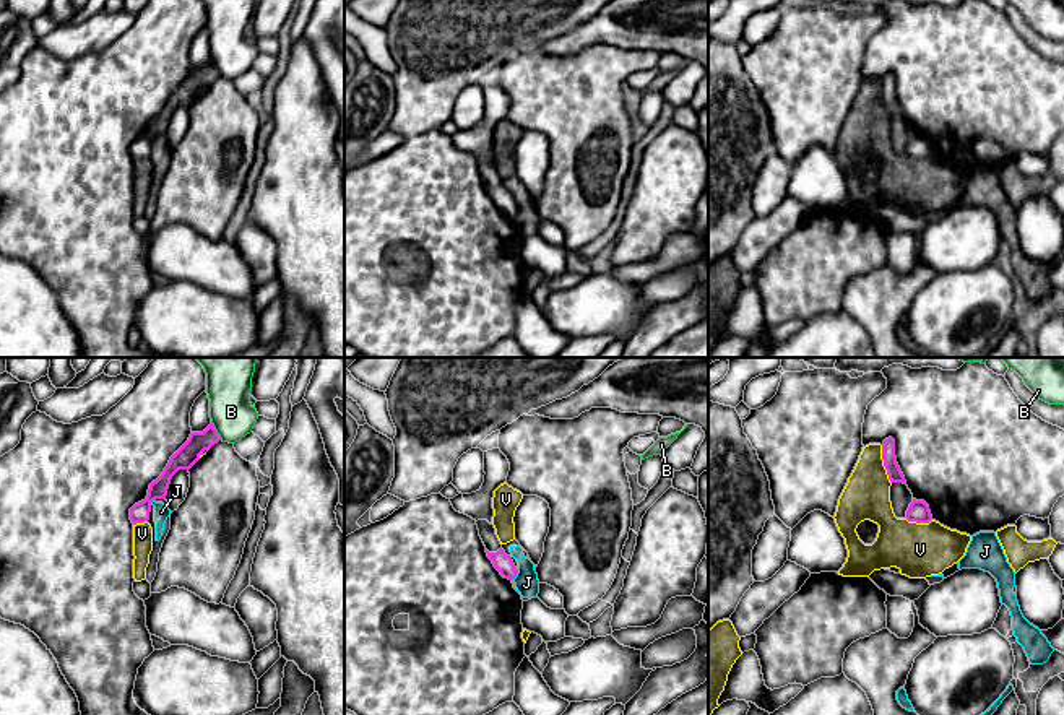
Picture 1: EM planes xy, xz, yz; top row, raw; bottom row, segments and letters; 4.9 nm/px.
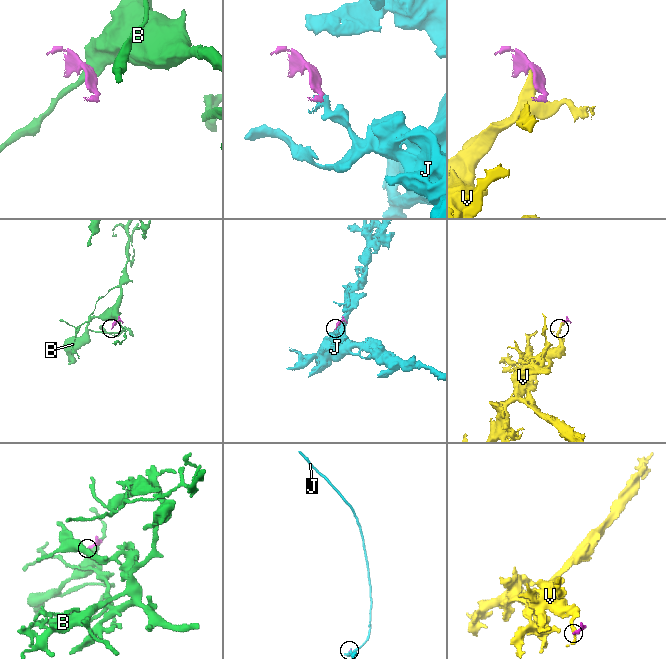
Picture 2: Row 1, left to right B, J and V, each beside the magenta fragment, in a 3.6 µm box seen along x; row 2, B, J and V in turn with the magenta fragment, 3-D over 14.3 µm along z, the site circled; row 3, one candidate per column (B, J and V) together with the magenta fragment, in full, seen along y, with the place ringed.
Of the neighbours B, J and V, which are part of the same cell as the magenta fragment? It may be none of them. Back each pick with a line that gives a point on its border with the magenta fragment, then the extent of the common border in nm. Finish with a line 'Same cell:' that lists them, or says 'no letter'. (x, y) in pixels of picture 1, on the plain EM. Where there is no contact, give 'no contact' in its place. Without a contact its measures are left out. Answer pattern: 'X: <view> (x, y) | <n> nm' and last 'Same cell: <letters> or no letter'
Same cell: no letter

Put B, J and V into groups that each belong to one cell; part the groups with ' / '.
B / J / V

